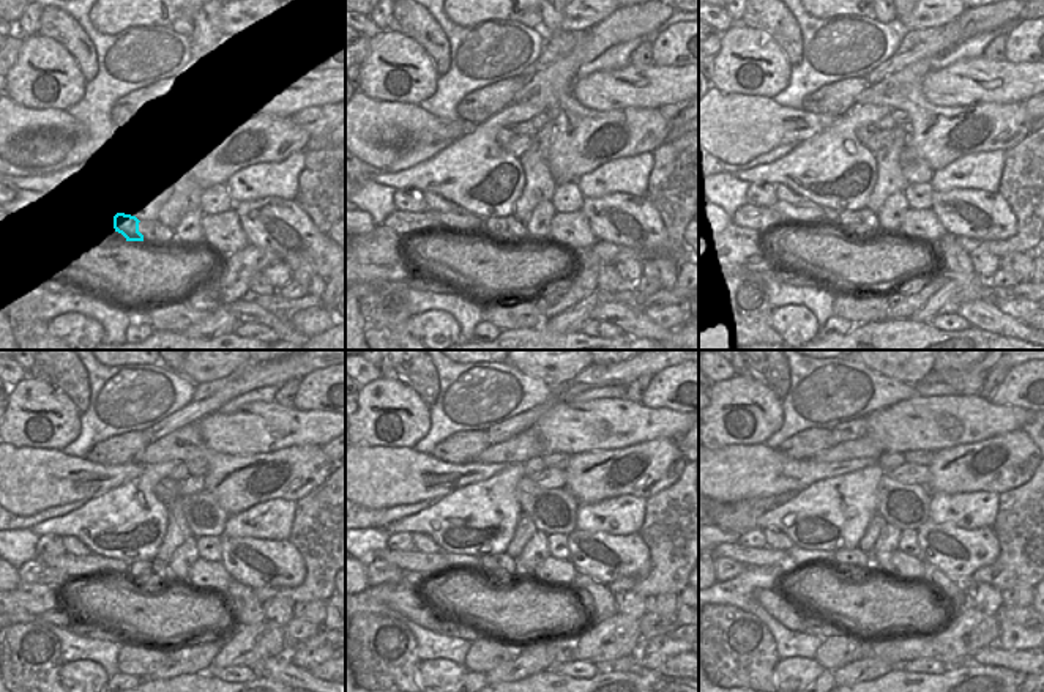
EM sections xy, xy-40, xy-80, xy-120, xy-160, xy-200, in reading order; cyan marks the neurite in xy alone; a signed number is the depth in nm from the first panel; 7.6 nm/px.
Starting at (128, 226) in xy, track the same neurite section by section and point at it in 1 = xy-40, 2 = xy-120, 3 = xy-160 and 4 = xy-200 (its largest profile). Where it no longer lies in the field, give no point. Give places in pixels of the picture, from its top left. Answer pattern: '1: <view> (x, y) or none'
1: xy-40 (475, 224)
2: xy-120 (74, 566)
3: xy-160 (413, 561)
4: xy-200 (765, 557)

